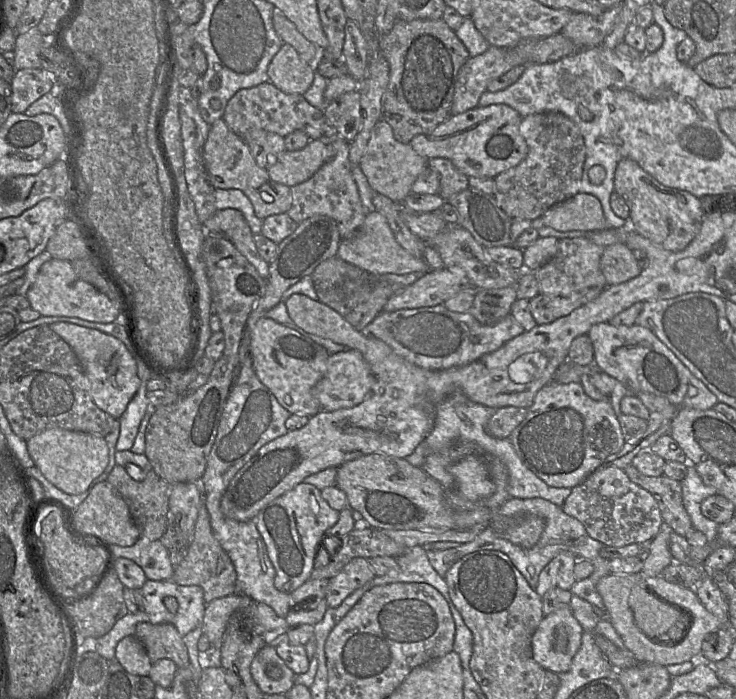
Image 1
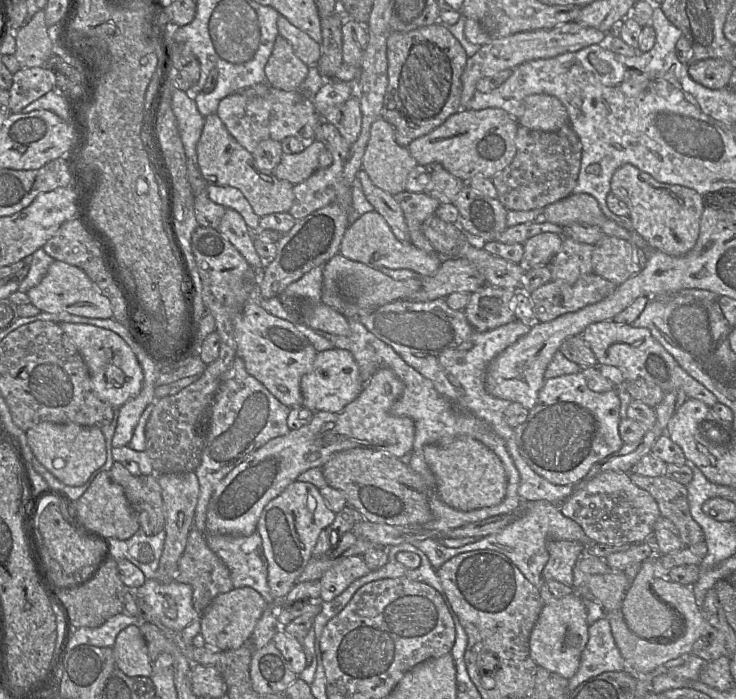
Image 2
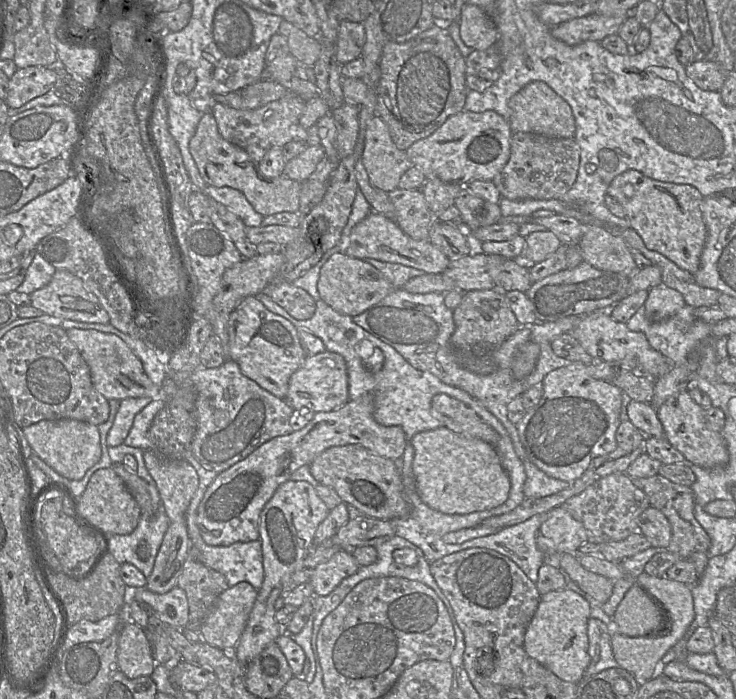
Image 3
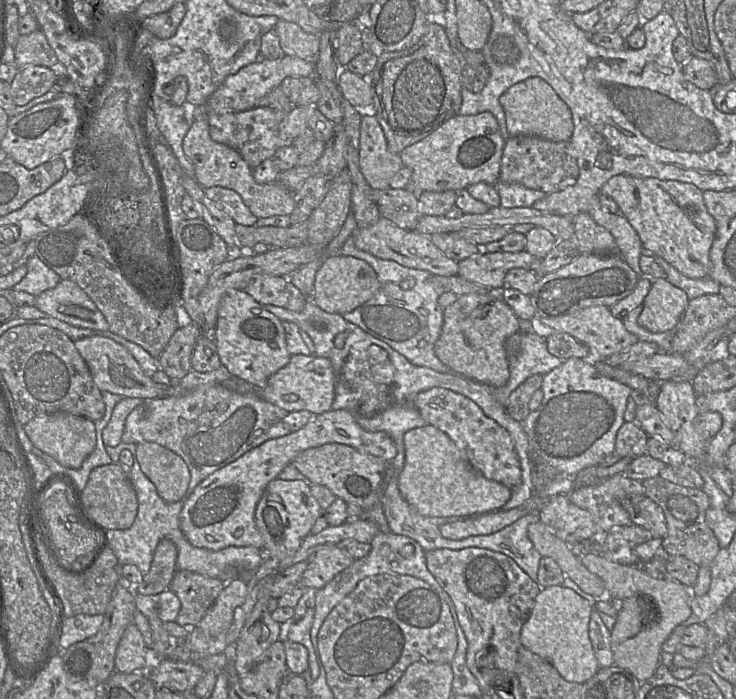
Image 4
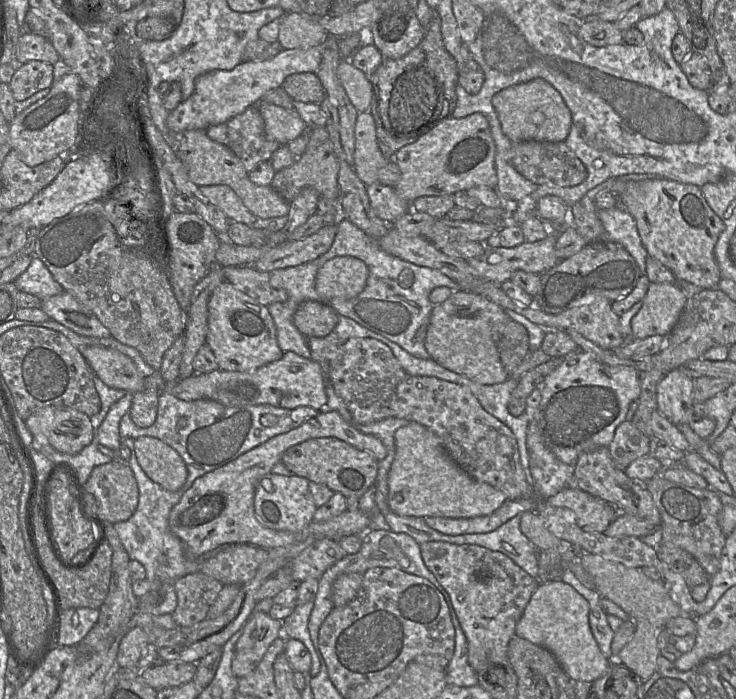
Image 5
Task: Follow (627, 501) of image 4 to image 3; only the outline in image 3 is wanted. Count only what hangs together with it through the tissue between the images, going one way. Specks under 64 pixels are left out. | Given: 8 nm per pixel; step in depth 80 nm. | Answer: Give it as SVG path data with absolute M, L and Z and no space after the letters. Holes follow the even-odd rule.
M651 505L639 516L638 531L647 537L651 546L659 550L666 550L671 541L672 529L668 519Z

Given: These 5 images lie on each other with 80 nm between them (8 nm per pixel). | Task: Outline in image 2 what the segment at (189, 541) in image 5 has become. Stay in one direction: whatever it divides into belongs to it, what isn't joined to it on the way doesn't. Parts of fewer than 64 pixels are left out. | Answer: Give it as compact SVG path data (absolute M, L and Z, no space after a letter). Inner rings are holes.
M389 368L378 369L360 395L340 412L318 411L310 423L269 440L233 468L214 489L206 512L210 533L249 536L257 530L264 507L298 476L310 468L322 468L337 452L352 448L384 451L407 461L415 438L414 421L394 416L390 410L404 390L401 379Z

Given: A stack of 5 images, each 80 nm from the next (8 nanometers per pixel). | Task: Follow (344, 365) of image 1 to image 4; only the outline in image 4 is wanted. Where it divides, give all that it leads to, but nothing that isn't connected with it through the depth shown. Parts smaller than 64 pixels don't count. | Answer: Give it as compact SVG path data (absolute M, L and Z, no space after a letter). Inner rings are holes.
M291 355L288 364L273 374L263 388L235 376L226 380L224 385L240 394L255 394L287 412L306 410L314 415L331 410L335 397L335 374L331 361L315 355Z

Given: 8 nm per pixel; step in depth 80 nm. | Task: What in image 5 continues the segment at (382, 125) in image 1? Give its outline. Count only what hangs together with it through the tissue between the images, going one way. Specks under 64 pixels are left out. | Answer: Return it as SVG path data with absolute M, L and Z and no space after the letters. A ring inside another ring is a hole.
M369 112L359 113L355 125L353 168L366 186L378 183L379 171L393 159L386 159L378 145L376 125Z

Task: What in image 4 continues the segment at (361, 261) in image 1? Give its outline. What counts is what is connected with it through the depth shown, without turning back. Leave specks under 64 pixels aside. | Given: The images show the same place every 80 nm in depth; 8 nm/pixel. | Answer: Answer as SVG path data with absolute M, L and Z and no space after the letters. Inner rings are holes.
M380 218L373 224L358 229L354 234L354 242L358 249L377 258L393 260L396 263L417 270L426 270L438 276L456 276L458 262L446 257L430 240L430 236L397 227L391 221Z

